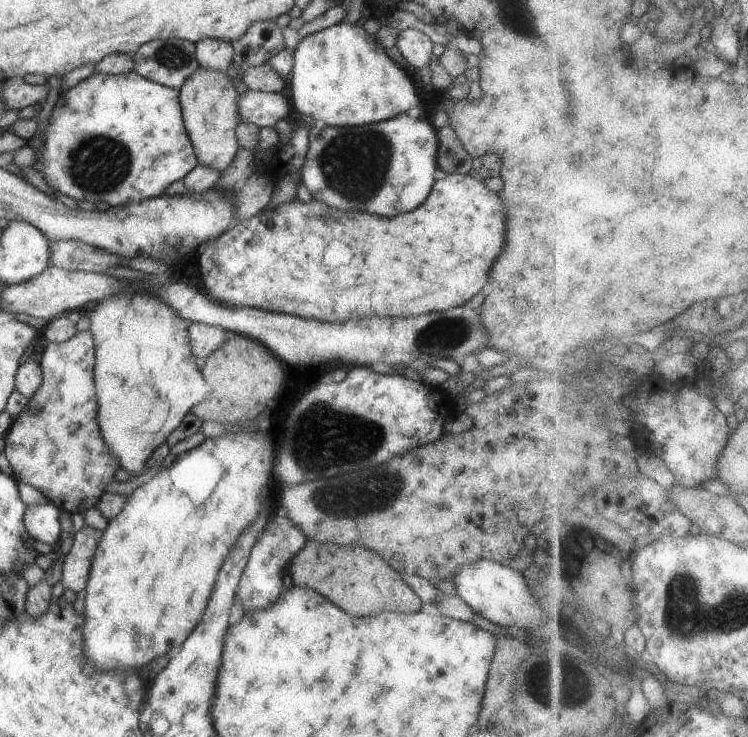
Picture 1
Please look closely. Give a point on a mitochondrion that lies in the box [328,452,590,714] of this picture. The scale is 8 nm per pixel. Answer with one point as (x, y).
(545, 683)

